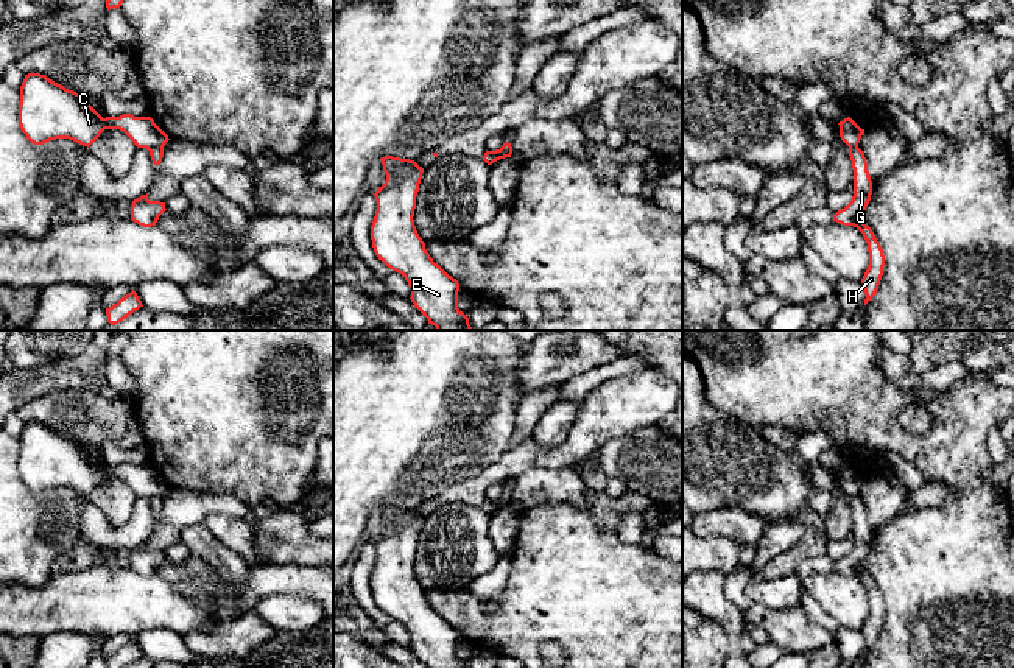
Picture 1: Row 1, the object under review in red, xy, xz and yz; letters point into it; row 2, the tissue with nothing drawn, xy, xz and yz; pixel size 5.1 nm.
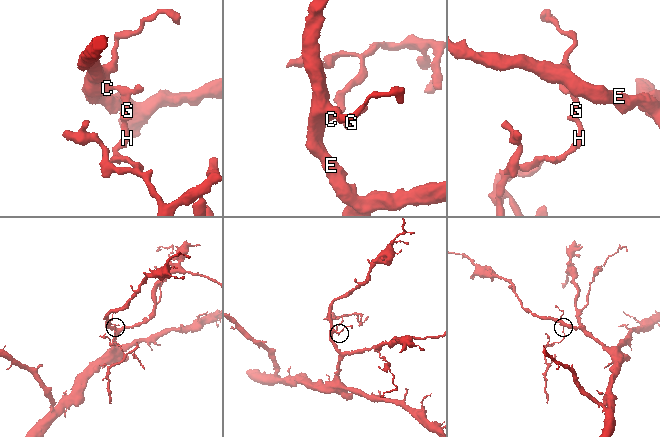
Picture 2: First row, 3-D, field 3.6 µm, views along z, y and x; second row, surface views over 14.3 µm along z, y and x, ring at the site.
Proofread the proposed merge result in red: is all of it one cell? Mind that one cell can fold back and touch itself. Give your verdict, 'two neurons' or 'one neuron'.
two neurons

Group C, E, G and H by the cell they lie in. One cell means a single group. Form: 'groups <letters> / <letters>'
groups C E / G H

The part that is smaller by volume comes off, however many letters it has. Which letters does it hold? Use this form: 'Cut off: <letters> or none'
Cut off: G, H

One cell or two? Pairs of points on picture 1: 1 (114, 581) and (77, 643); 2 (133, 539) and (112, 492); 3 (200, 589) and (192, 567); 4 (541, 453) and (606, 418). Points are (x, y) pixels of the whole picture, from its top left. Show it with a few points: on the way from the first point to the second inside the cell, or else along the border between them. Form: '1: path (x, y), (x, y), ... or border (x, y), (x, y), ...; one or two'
1: border (47, 634), (94, 632), (103, 639); two
2: border (137, 497), (133, 514), (120, 525), (92, 505); two
3: path (197, 584), (193, 572); one
4: path (556, 453), (569, 453), (591, 432); one

